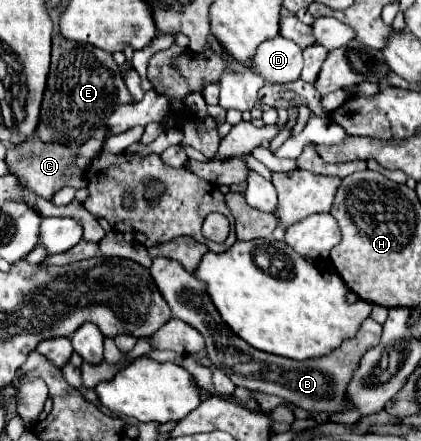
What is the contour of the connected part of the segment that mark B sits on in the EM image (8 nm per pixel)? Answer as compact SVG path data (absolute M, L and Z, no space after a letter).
M153 258L153 266L149 268L149 272L151 272L157 288L161 290L163 298L167 300L173 316L187 322L189 326L193 326L195 330L199 330L203 334L209 360L213 362L215 368L219 368L225 376L229 376L229 380L235 386L243 386L247 390L259 390L265 394L279 396L309 412L339 414L339 412L349 410L347 382L351 382L353 372L357 370L363 354L369 348L377 346L381 340L383 326L377 324L373 318L367 318L361 324L357 336L353 340L343 342L343 346L337 348L335 352L331 352L329 356L299 362L299 360L261 352L261 350L249 346L239 336L235 336L233 330L223 322L217 308L213 306L203 282L199 282L199 278L189 274L179 262L169 260L169 258Z

